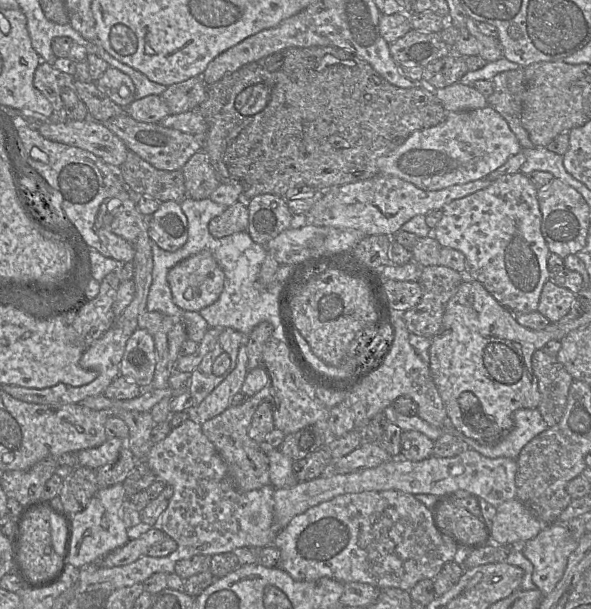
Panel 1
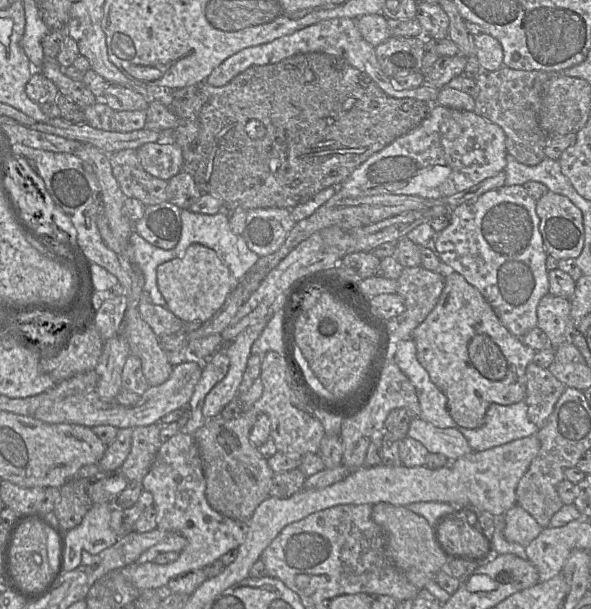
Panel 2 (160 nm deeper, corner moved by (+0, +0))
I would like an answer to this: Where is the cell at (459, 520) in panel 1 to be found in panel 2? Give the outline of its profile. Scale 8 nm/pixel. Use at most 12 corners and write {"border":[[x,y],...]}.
{"border":[[454,516],[434,527],[451,558],[483,563],[489,540]]}

